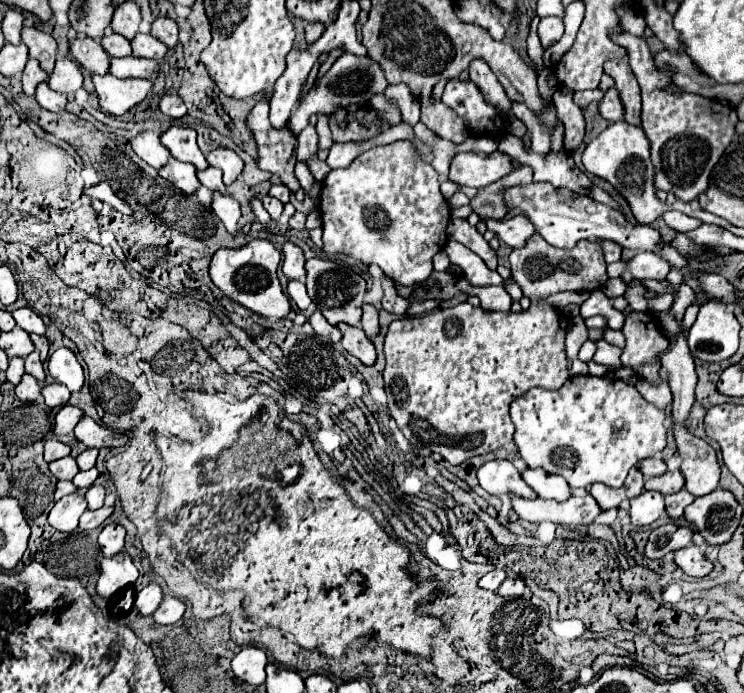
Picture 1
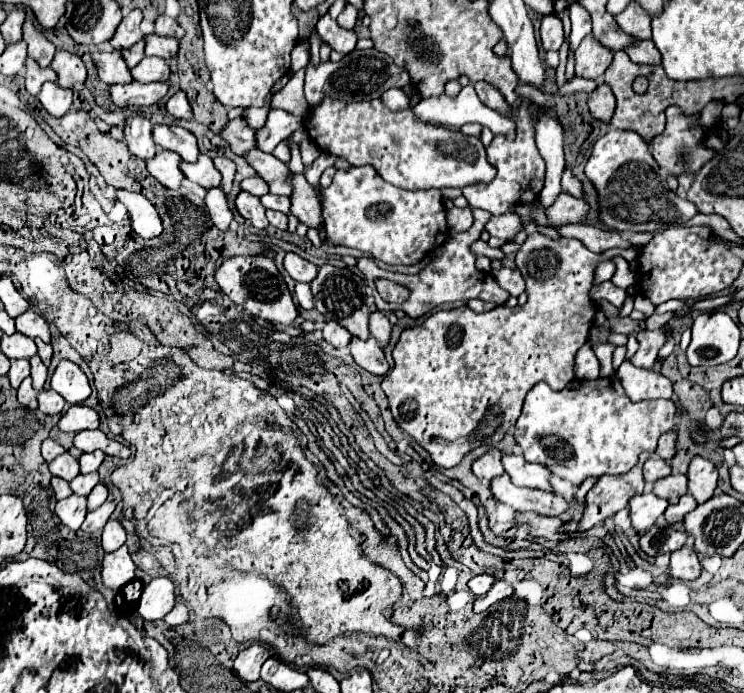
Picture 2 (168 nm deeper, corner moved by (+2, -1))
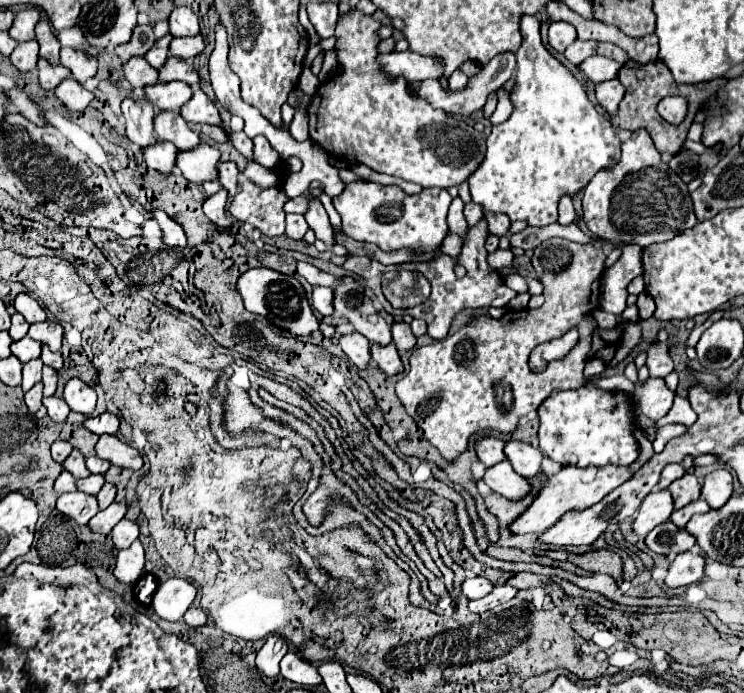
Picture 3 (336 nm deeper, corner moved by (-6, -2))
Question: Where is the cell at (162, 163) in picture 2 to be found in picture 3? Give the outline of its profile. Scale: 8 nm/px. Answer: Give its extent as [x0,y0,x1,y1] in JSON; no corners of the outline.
[145,142,177,174]

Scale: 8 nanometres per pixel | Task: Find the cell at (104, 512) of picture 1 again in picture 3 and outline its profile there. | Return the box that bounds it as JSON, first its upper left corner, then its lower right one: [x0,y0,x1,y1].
[89,502,127,534]

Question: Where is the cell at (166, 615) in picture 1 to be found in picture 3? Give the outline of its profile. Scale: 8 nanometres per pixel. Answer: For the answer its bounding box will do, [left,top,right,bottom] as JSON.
[183,606,207,626]

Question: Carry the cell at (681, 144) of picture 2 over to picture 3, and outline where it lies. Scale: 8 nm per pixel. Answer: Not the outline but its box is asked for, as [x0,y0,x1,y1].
[657,96,687,124]

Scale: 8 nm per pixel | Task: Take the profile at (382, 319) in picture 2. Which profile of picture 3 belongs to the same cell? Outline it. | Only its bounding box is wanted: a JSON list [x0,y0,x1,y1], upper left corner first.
[391,322,415,354]

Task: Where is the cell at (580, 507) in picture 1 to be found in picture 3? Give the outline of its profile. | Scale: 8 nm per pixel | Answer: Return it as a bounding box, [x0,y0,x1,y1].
[483,460,533,502]

